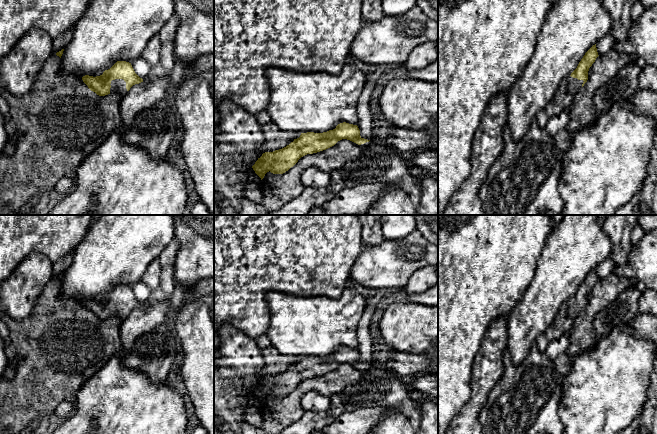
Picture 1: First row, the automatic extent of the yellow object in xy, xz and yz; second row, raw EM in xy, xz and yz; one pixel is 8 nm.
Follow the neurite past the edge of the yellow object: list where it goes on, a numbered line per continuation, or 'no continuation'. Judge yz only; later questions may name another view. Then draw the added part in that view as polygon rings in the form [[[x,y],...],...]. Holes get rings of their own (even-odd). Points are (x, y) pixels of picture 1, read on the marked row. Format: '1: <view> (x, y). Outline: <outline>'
1: yz (569, 88). Outline: [[[569,76],[560,84],[552,101],[536,117],[541,128],[544,128],[551,118],[559,115],[571,106],[583,82],[583,80]]]

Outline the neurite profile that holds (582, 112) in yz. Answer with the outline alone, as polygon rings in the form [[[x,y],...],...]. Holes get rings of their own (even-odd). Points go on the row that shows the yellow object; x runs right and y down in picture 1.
[[[613,49],[596,58],[589,68],[587,82],[581,87],[578,95],[569,107],[568,132],[572,134],[580,132],[590,128],[597,122],[600,115],[595,112],[593,94],[628,63],[628,54]]]

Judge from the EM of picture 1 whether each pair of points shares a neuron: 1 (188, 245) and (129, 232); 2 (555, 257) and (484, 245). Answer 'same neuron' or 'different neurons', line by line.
1: different neurons
2: different neurons

